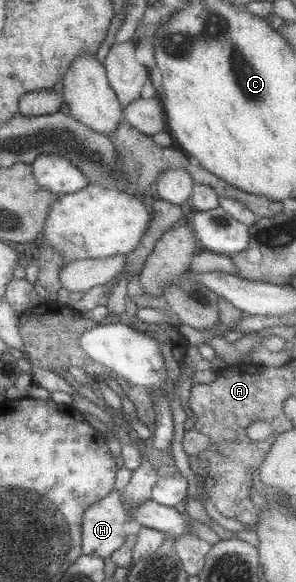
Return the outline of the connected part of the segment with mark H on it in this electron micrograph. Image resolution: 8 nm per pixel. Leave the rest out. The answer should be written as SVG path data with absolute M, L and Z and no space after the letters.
M115 489L86 509L81 521L83 553L104 559L111 557L126 541L124 523L129 520L123 495Z

